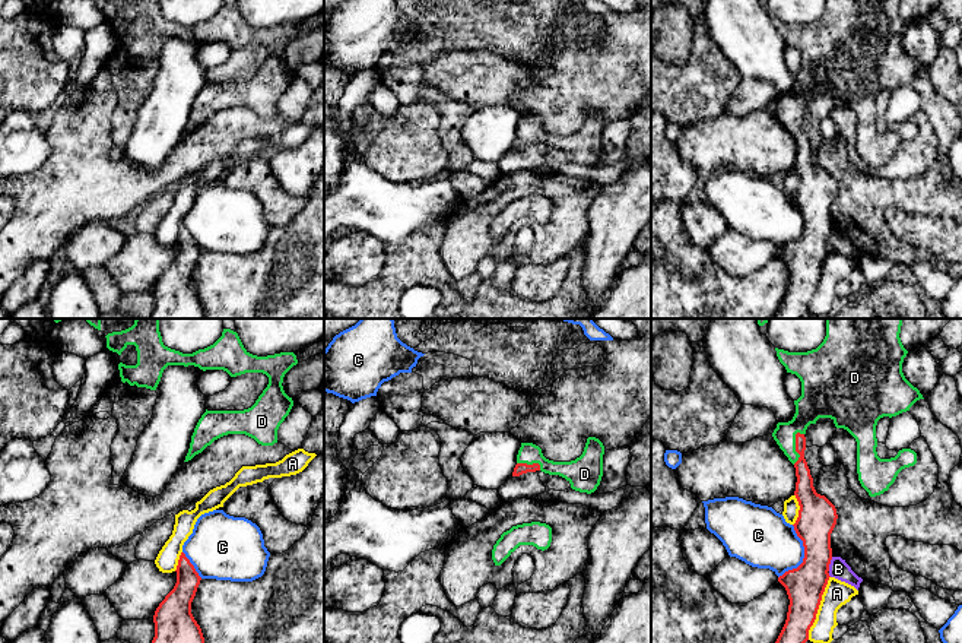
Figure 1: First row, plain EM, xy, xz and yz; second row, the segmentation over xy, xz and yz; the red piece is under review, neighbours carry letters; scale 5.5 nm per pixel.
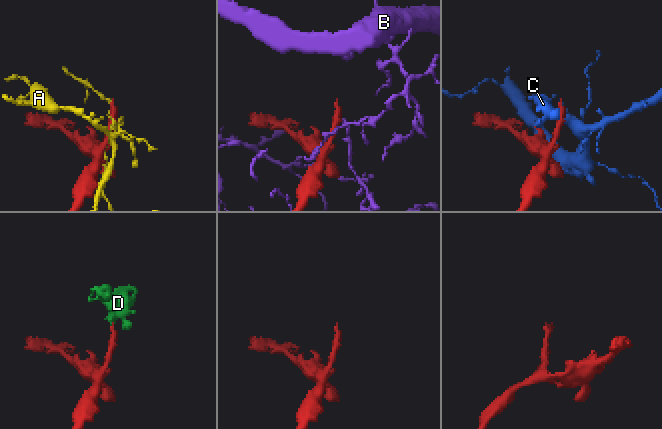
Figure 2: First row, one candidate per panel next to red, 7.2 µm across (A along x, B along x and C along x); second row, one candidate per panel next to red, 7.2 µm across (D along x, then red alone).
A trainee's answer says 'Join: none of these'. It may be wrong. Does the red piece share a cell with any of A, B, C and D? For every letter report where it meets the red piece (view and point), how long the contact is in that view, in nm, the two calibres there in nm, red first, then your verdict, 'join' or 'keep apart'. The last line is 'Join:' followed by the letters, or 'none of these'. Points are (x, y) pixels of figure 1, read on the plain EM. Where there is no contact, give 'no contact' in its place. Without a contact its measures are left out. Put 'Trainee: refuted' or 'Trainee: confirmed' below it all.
A: meets red in yz at (818, 281); contact 380 nm long; 220 nm thick on the red side, 140 nm on the other; keep apart
B: meets red in yz at (829, 236); contact 80 nm long; 220 nm thick on the red side, 110 nm on the other; keep apart
C: meets red in yz at (805, 228); contact 300 nm long; 220 nm thick on the red side, 320 nm on the other; keep apart
D: meets red in yz at (796, 120); contact 190 nm long; 110 nm thick on the red side, 160 nm on the other; join
Join: D
Trainee: refuted

